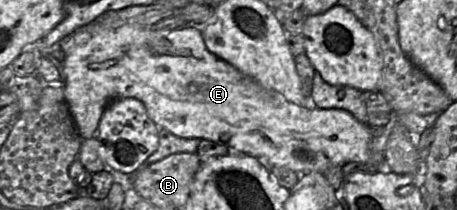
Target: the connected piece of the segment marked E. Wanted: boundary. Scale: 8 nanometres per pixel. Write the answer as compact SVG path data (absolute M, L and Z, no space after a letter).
M96 21L85 25L59 41L64 54L63 69L65 73L64 92L67 106L82 140L96 137L96 131L102 113L107 105L118 98L135 98L143 103L149 117L156 125L181 138L207 139L228 146L230 153L244 153L256 157L266 167L284 166L295 172L323 173L330 167L343 166L349 162L366 163L370 158L370 143L373 138L368 126L356 120L349 112L337 109L309 109L288 102L278 92L267 90L252 78L241 73L231 64L223 61L208 51L201 31L195 27L181 27L173 30L150 30L126 24L117 28L102 28Z

